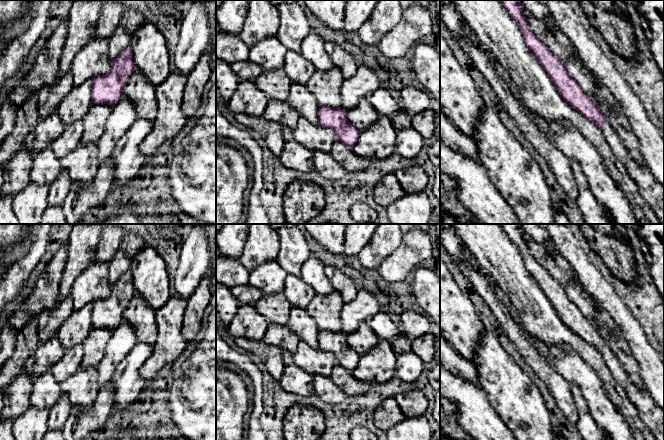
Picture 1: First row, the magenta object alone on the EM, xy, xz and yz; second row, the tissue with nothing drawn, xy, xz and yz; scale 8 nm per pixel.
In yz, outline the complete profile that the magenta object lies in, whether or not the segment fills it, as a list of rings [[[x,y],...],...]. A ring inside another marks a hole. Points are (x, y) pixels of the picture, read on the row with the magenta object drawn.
[[[500,0],[508,13],[517,21],[524,41],[550,76],[561,97],[603,132],[614,155],[621,161],[630,177],[636,182],[641,196],[664,224],[664,187],[652,176],[649,169],[635,161],[621,141],[618,133],[607,121],[595,101],[583,91],[580,84],[567,72],[564,63],[540,41],[524,16],[519,0]]]

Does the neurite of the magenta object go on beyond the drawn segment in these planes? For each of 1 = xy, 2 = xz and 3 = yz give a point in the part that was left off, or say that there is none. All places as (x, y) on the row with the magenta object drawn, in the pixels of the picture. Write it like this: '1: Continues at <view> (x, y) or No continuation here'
1: No continuation here
2: No continuation here
3: Continues at yz (651, 190)

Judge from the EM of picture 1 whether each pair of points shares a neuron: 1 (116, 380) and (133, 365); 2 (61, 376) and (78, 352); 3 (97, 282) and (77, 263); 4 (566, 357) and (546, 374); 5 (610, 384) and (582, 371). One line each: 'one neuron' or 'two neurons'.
1: one neuron
2: one neuron
3: two neurons
4: two neurons
5: two neurons

